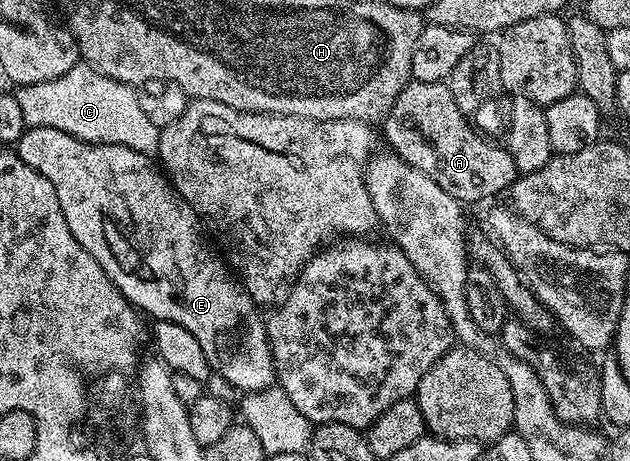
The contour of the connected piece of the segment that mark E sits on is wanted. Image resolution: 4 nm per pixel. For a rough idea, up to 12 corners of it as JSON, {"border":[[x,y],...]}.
{"border":[[17,143],[136,310],[237,391],[276,385],[260,307],[148,155]]}

